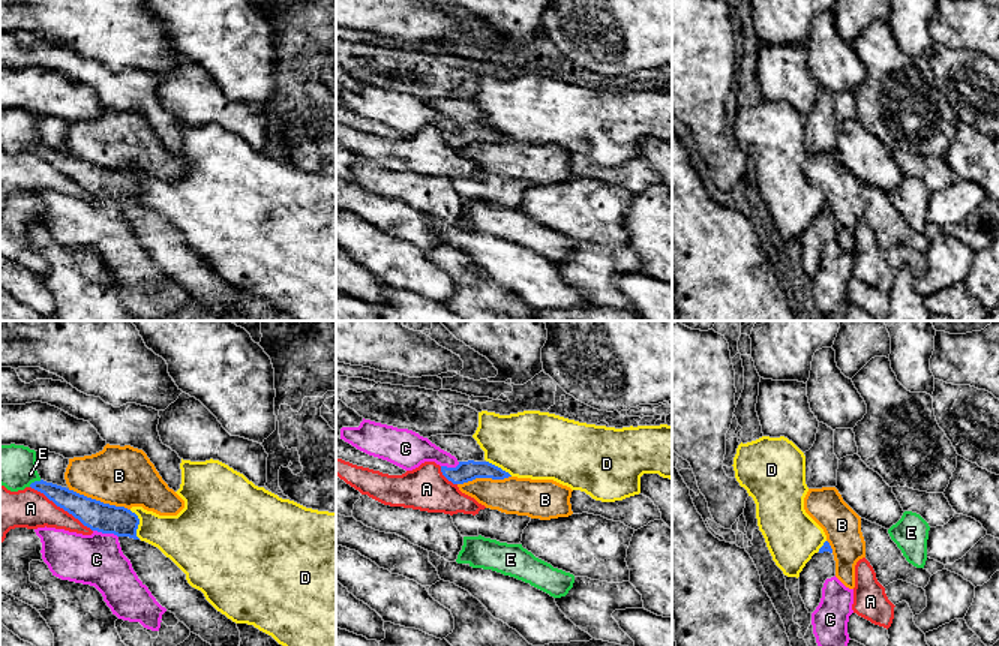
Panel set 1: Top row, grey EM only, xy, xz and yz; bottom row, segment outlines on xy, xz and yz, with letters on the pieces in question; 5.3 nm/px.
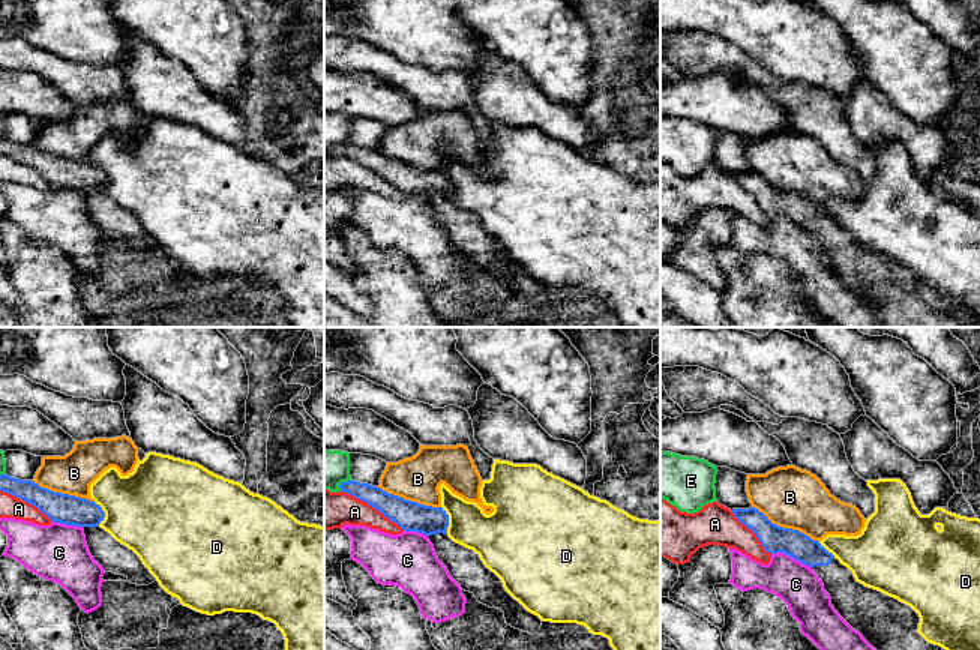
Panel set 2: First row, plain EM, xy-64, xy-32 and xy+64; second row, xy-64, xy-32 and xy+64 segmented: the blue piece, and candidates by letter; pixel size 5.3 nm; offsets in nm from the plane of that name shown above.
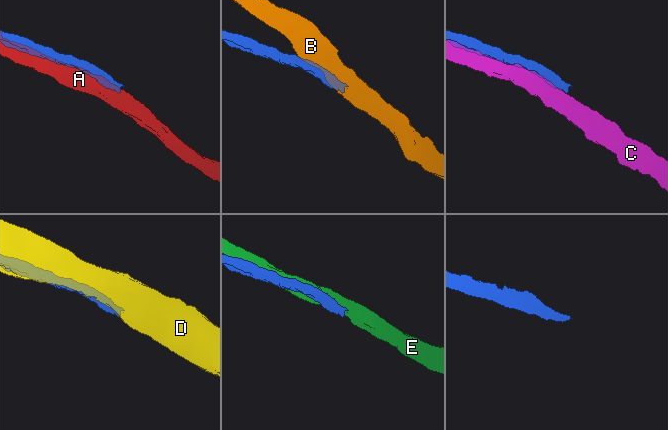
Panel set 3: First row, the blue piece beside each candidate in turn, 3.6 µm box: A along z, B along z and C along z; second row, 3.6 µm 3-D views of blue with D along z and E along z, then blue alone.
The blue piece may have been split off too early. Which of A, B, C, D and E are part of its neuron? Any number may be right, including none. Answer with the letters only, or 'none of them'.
none of them

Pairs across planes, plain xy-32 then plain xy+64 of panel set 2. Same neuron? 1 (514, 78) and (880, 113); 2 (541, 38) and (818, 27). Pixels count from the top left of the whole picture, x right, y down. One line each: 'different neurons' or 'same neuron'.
1: same neuron
2: different neurons

